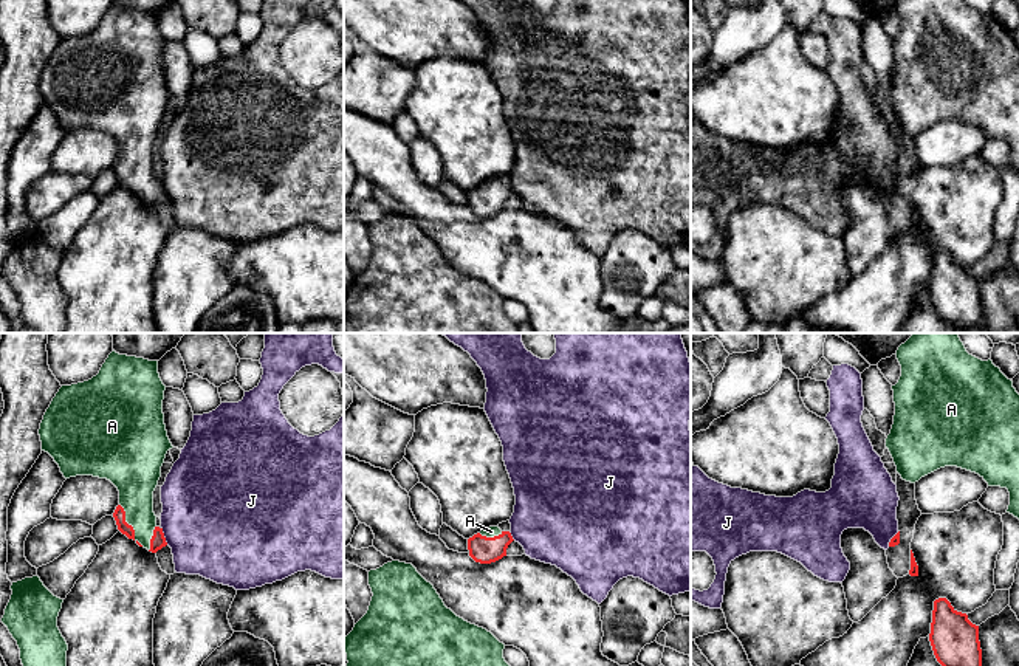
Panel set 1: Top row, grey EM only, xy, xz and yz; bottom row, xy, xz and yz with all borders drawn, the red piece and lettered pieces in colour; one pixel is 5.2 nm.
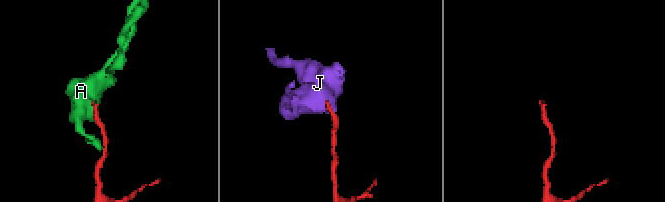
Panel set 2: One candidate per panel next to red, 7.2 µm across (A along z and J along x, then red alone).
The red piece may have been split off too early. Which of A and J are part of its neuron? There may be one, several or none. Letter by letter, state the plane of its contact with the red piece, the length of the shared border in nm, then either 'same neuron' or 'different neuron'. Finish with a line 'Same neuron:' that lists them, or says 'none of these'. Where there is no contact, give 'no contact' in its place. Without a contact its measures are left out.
A: meets red in xy; contact 260 nm long; same neuron
J: meets red in xy; contact 100 nm long; different neuron
Same neuron: A

